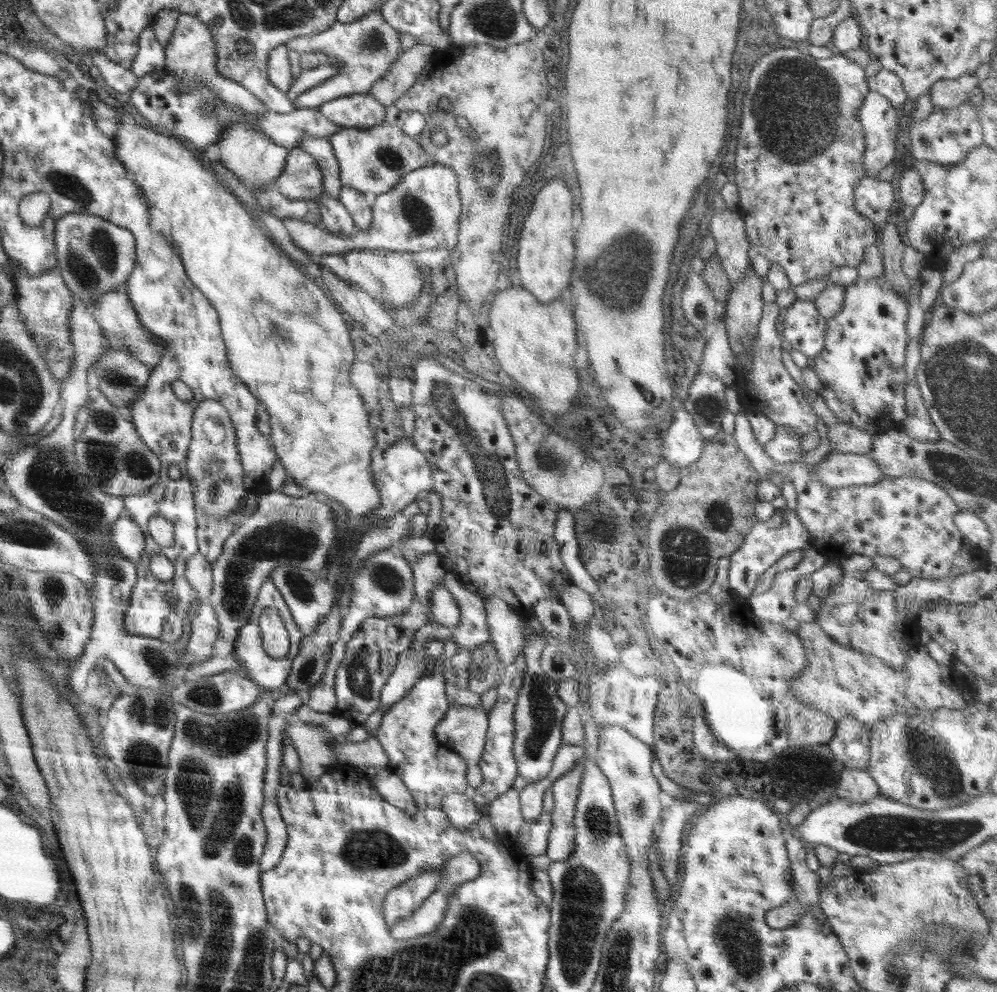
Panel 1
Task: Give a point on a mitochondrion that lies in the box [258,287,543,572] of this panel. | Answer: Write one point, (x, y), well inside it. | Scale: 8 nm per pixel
(445, 398)

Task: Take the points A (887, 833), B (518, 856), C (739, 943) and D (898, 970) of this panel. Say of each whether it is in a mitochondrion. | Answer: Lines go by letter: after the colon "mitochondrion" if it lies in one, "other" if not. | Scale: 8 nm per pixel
A: mitochondrion
B: other
C: mitochondrion
D: mitochondrion

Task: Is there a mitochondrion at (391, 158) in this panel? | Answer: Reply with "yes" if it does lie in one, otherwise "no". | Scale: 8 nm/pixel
yes

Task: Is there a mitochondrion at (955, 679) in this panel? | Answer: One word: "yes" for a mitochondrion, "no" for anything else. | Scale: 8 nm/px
no

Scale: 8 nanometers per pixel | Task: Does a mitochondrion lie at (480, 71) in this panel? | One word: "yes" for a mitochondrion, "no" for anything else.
no

